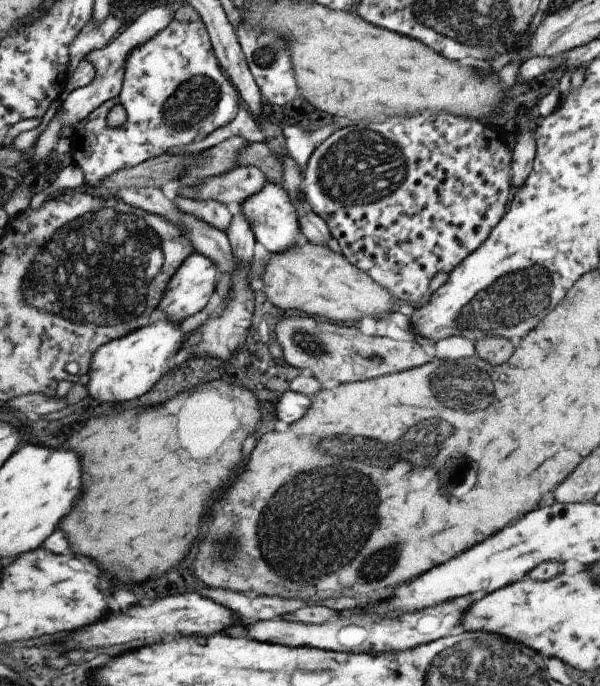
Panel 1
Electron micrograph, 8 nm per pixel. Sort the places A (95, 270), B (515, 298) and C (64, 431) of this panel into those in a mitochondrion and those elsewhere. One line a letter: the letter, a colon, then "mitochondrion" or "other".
A: mitochondrion
B: mitochondrion
C: other

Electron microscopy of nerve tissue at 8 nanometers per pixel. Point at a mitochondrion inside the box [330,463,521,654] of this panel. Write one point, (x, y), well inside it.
(402, 622)

